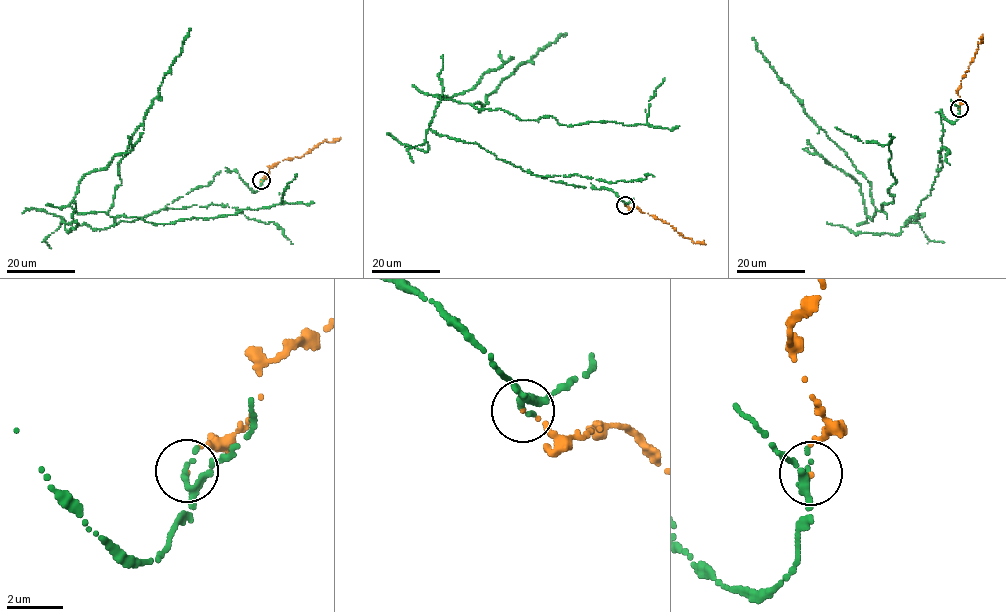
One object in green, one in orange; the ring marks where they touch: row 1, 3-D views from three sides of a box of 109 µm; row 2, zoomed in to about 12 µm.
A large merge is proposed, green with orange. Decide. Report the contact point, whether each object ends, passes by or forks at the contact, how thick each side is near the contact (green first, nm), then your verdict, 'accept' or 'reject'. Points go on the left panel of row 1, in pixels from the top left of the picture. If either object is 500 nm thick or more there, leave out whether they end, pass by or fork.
(261, 180) | green passes by | orange ends | 190/70 nm | accept

